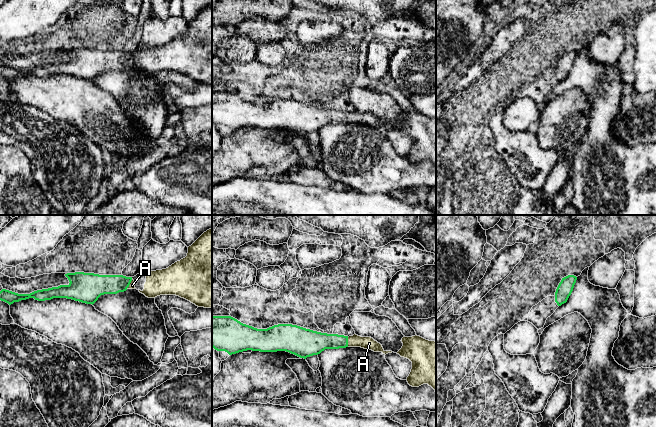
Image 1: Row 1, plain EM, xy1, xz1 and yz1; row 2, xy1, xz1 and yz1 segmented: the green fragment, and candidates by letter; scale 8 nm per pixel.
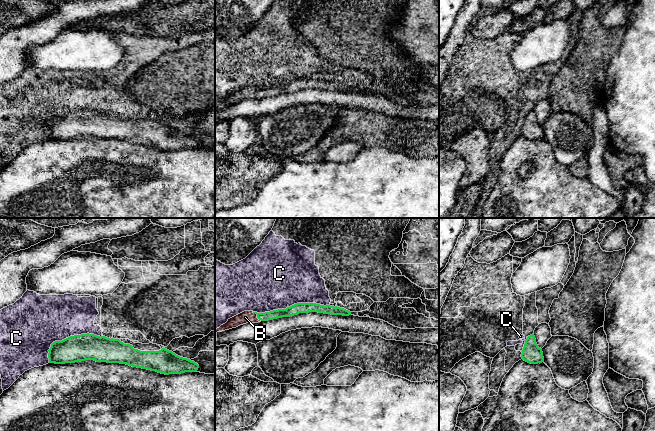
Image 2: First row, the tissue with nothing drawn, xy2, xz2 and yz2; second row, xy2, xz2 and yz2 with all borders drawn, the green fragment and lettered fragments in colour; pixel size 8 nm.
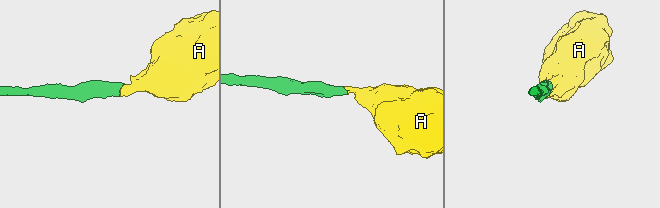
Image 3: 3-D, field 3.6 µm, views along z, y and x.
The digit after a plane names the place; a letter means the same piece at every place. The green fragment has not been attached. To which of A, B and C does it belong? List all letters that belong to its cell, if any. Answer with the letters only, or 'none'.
A, B

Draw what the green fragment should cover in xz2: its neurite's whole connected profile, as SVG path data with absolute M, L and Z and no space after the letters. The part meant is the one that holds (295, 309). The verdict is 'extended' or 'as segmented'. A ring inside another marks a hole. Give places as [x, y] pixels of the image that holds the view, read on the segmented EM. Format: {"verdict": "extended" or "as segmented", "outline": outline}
{"verdict": "extended", "outline": "M297 303L290 307L287 307L286 309L278 309L278 310L273 310L265 313L244 311L228 319L228 321L225 324L215 329L215 332L217 333L232 328L236 328L246 323L258 323L261 321L268 321L277 318L282 318L282 317L290 317L290 316L297 315L299 313L309 313L309 312L318 312L324 314L343 315L343 316L351 315L350 311L337 306L335 307L330 305L324 306L316 303Z"}

